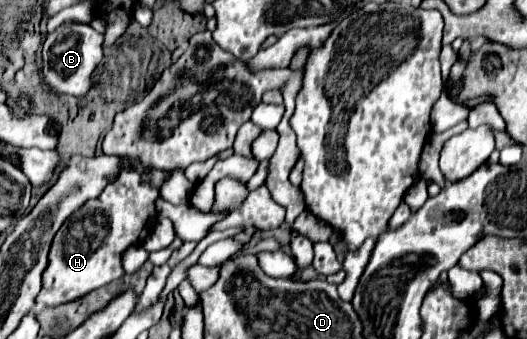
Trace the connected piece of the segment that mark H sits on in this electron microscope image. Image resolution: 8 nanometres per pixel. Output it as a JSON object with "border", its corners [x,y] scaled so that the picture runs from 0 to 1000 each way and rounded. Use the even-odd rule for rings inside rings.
{"border":[[[235,466],[258,490],[258,501],[231,501],[228,519],[209,537],[186,584],[159,596],[106,684],[91,785],[80,808],[80,855],[68,879],[76,909],[102,909],[121,891],[144,885],[190,844],[201,844],[216,826],[228,826],[239,802],[231,785],[231,749],[258,720],[269,720],[273,702],[288,684],[296,661],[296,584],[300,566],[288,549],[269,543],[266,507],[273,490],[247,466]]]}

